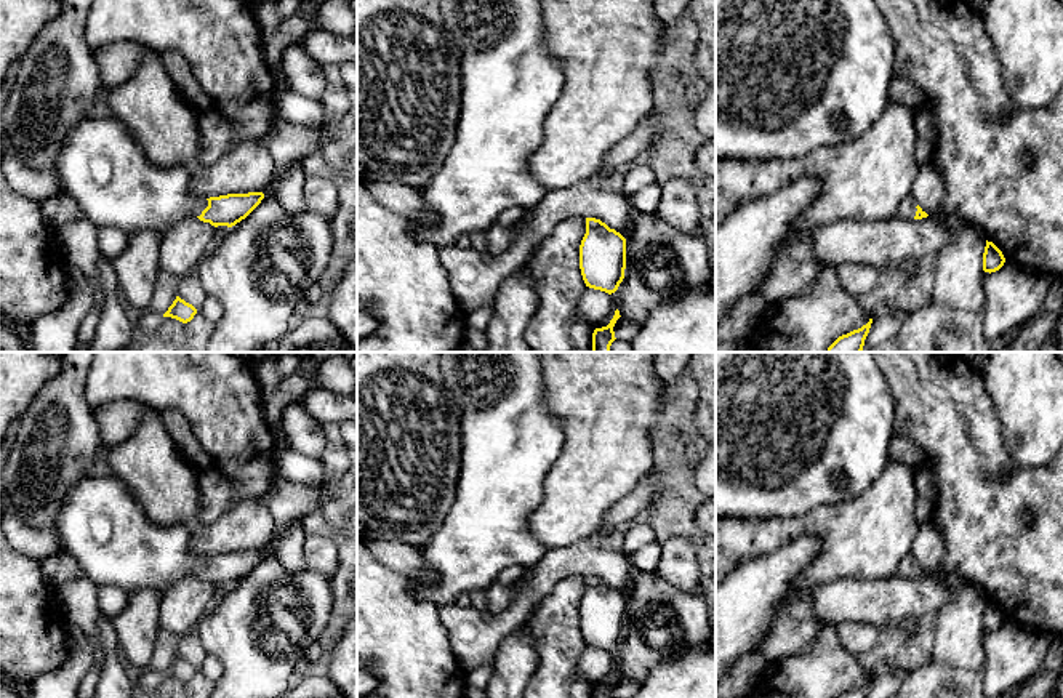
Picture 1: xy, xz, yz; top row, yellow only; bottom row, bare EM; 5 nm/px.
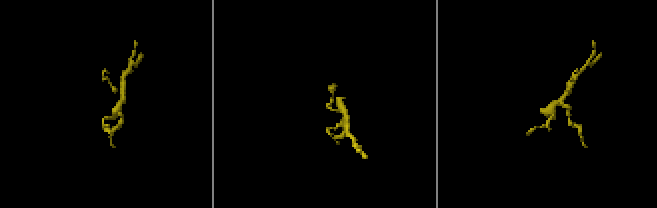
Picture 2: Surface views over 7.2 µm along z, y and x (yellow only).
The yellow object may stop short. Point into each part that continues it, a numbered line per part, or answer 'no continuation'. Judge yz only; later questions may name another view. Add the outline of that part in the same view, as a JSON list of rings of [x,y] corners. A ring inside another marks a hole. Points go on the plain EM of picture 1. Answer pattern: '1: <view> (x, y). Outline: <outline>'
1: yz (906, 569). Outline: [[[909,552],[897,567],[897,570],[893,572],[893,576],[898,578],[914,578],[916,570],[917,570],[917,560],[913,556],[913,552]]]

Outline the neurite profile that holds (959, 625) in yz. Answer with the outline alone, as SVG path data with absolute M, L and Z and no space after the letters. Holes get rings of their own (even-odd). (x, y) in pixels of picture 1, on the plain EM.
M967 583L962 592L937 613L937 644L927 664L951 664L954 669L981 669L983 612L986 597Z

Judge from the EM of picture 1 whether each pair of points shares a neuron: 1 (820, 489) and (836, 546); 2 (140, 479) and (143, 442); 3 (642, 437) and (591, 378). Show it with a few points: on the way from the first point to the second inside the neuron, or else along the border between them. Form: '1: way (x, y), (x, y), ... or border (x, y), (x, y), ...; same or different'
1: border (862, 493), (842, 501), (823, 503), (790, 517); different
2: way (143, 469), (143, 452); same
3: way (628, 423), (612, 407), (605, 393); same

